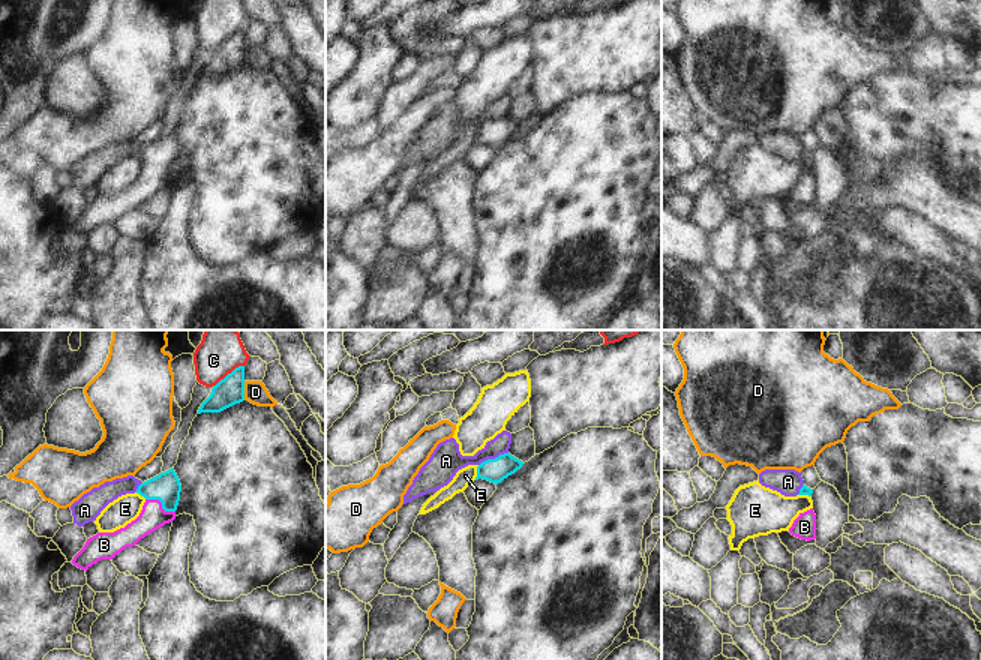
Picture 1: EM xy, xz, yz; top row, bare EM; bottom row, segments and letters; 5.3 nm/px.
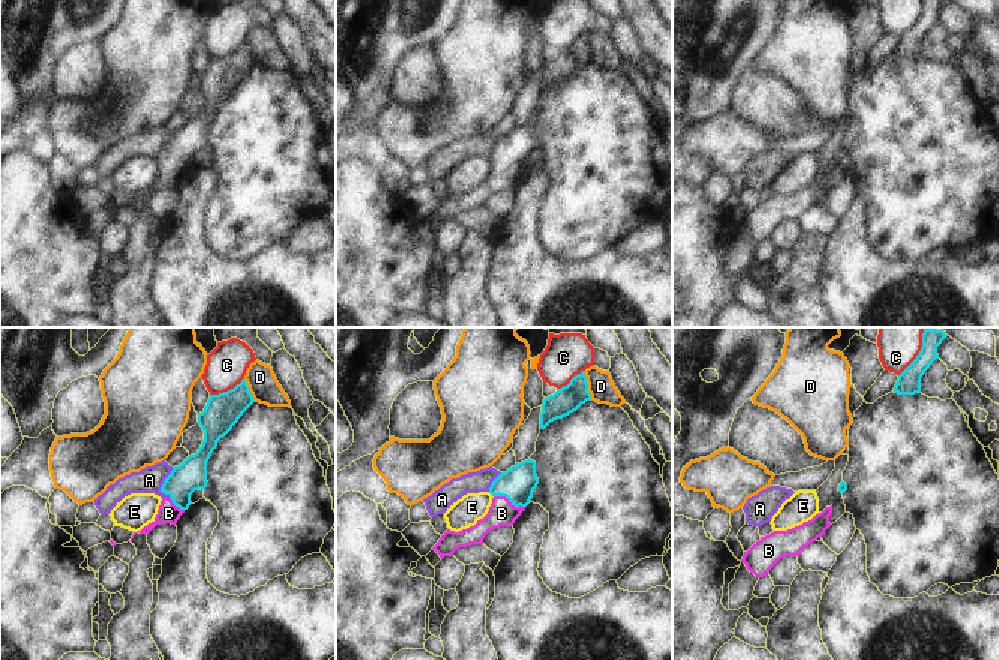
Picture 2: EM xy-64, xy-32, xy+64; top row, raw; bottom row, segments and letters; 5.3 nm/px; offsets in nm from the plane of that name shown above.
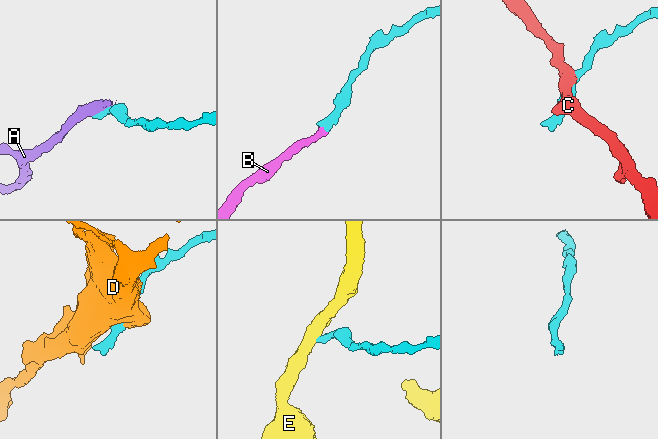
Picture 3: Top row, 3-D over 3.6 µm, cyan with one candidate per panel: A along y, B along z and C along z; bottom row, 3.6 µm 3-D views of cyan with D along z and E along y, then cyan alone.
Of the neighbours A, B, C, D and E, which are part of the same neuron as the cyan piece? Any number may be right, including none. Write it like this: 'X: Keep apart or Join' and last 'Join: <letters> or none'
A: Keep apart
B: Join
C: Keep apart
D: Keep apart
E: Keep apart
Join: B

